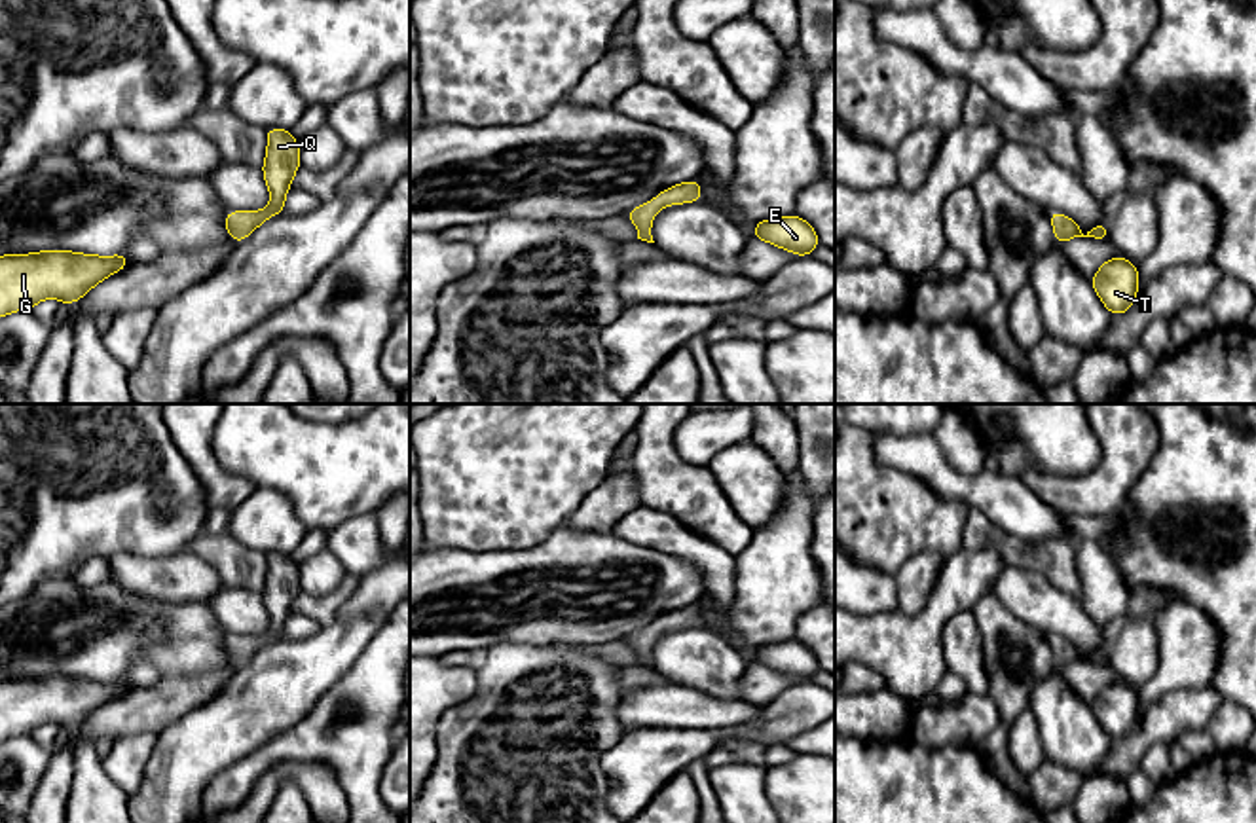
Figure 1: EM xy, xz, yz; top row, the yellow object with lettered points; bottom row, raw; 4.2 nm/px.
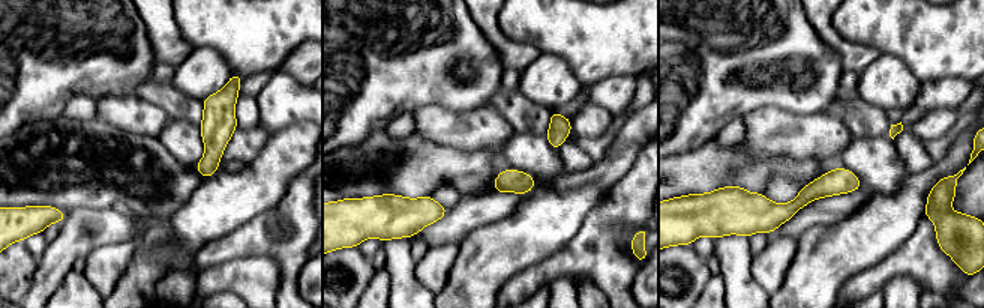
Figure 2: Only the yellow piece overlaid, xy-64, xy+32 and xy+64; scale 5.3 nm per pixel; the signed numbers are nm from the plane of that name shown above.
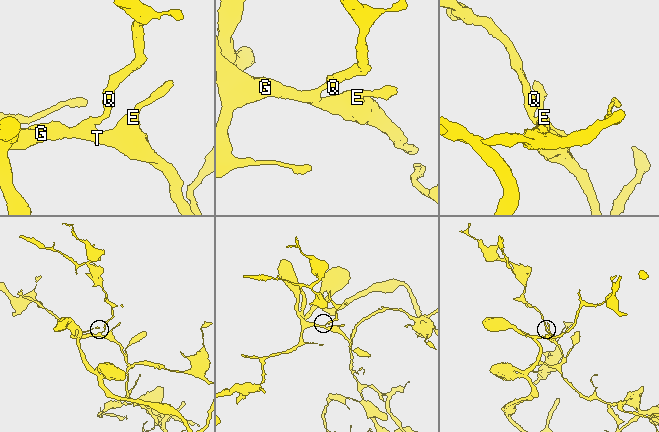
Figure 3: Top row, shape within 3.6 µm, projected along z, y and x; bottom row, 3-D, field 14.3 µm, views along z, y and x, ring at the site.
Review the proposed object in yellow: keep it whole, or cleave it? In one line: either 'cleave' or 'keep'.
keep

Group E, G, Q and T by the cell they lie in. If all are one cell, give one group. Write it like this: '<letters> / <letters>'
E G Q T

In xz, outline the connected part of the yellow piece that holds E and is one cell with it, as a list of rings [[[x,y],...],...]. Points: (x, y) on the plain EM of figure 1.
[[[795,639],[755,647],[751,662],[795,677],[801,683],[808,681],[820,669],[816,654]]]

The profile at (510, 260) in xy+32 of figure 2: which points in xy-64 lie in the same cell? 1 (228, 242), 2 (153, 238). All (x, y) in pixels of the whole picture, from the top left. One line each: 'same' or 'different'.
1: different
2: different

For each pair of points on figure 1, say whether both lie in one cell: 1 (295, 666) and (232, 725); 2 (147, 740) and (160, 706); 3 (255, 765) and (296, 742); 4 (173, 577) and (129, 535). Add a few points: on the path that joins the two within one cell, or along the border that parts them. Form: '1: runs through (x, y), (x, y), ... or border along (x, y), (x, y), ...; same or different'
1: runs through (279, 681), (247, 712); same
2: border along (156, 732), (124, 734), (114, 742); different
3: runs through (264, 759), (287, 748); same
4: border along (186, 548), (162, 556), (116, 552), (109, 558); different

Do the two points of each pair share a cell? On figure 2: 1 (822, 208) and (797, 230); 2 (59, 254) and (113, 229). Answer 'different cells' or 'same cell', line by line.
1: same cell
2: same cell

